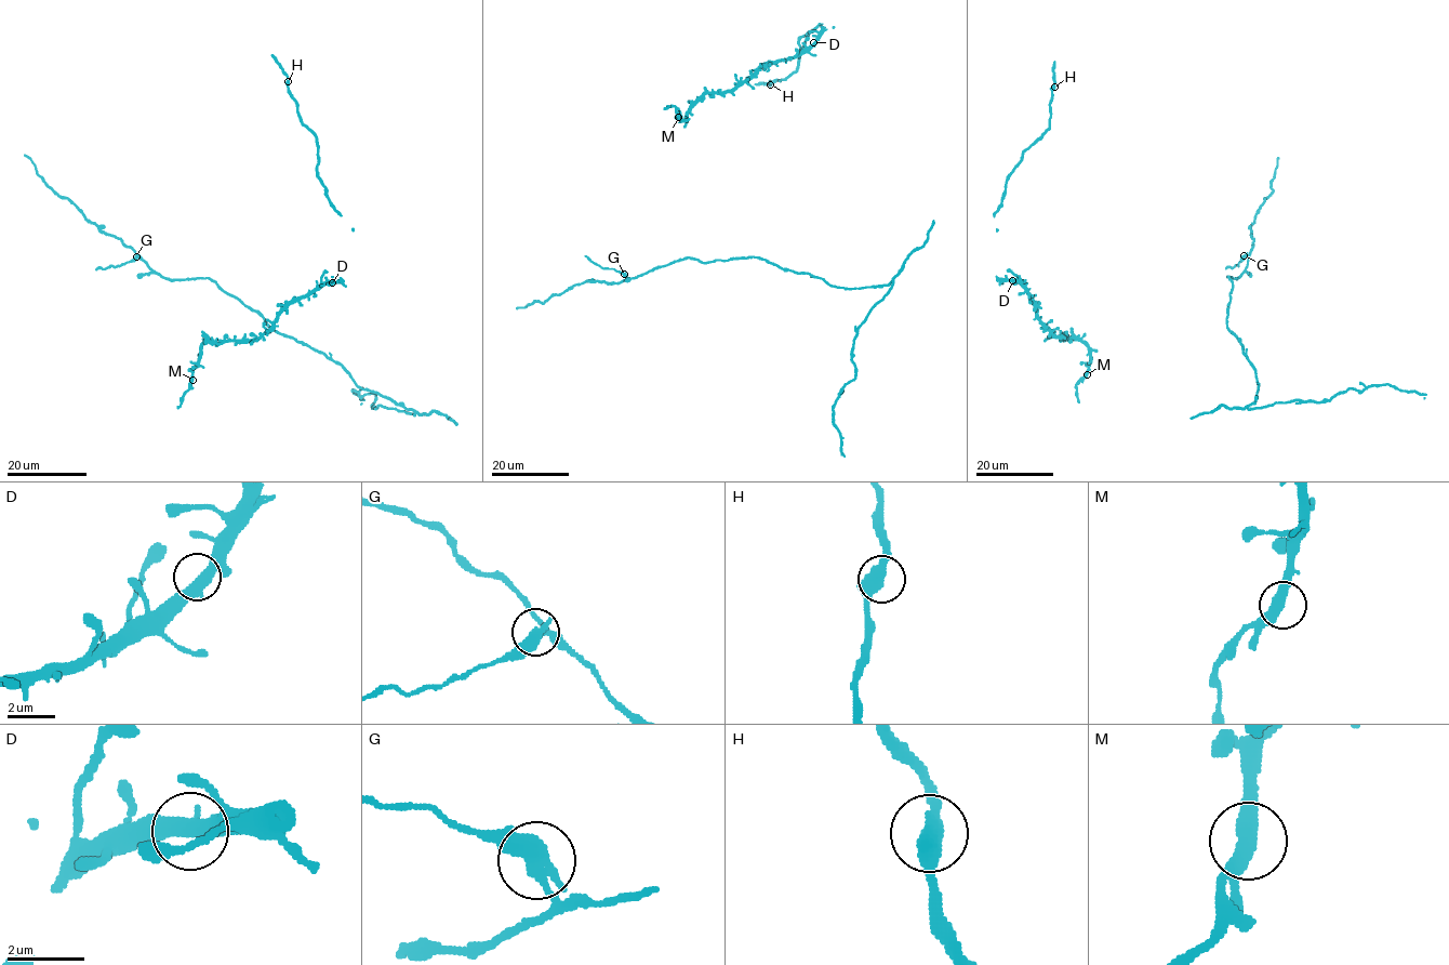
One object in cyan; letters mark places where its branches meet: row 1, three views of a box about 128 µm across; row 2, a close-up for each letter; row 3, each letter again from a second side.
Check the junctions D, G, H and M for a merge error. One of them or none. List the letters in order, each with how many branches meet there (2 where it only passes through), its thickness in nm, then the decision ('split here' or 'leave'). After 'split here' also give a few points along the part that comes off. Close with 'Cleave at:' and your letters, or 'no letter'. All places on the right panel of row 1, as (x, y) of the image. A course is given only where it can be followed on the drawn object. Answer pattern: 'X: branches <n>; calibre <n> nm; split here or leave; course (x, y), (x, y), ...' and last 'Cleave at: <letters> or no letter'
D: branches 2; calibre 440 nm; leave
G: branches 2; calibre 440 nm; split here; course (1244, 255), (1238, 265), (1225, 269)
H: branches 2; calibre 440 nm; leave
M: branches 2; calibre 420 nm; leave
Cleave at: G

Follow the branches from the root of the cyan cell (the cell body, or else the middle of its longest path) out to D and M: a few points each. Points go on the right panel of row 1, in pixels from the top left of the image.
D: (1097, 351), (1074, 338), (1055, 336), (1041, 322), (1027, 291), (1012, 280)
M: (1097, 351), (1091, 352), (1087, 374)

